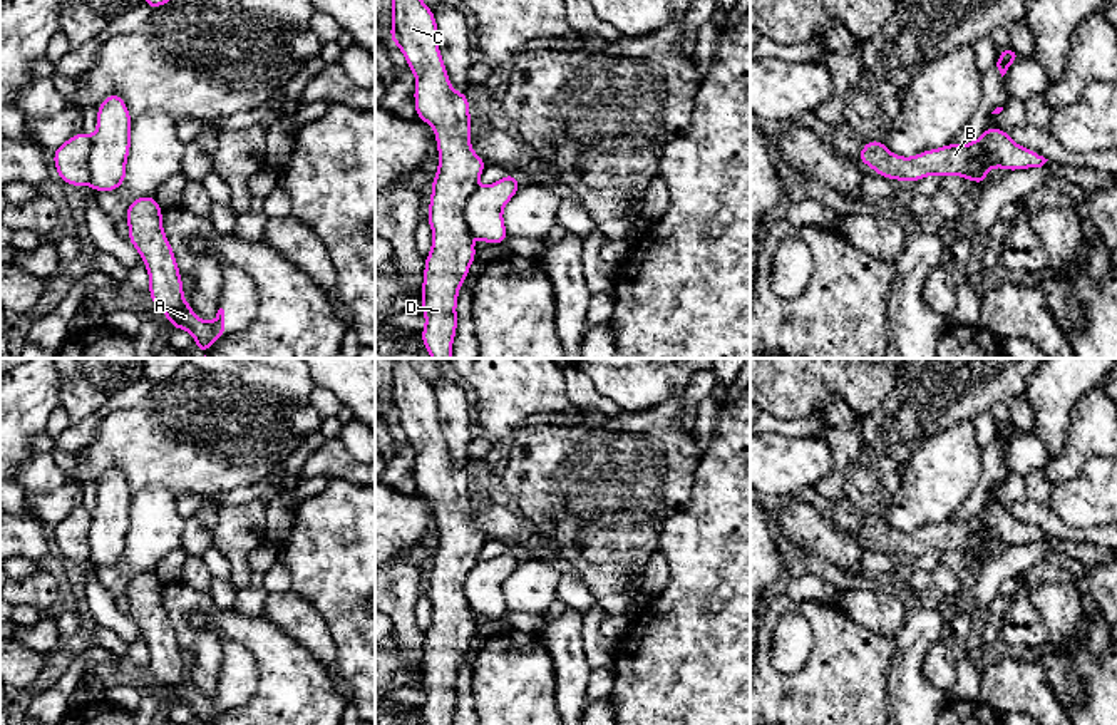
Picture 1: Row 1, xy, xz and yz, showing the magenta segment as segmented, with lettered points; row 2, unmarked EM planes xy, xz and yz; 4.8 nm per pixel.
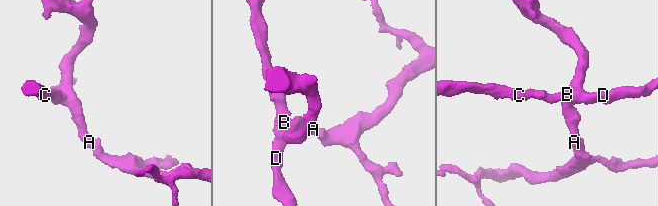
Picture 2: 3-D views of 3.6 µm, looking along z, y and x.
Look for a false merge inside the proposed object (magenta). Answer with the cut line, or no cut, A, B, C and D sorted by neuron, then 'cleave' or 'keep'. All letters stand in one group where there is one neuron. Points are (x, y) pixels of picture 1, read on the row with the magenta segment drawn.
cut xz (479, 186), (464, 205), (464, 221), (471, 235); groups A / B C D; cleave

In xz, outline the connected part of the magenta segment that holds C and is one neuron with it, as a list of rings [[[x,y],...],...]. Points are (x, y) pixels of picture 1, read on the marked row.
[[[392,0],[392,42],[404,52],[409,69],[415,74],[415,114],[432,126],[437,141],[439,169],[430,184],[430,204],[425,219],[432,228],[432,249],[425,256],[422,281],[422,308],[425,327],[422,342],[432,358],[454,358],[452,343],[457,332],[457,295],[476,261],[472,234],[466,223],[464,204],[479,188],[477,179],[486,162],[471,146],[471,112],[466,92],[456,92],[439,52],[439,30],[430,10],[422,0]]]

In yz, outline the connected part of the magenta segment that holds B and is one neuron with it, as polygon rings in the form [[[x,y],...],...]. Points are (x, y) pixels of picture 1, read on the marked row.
[[[1003,129],[985,131],[970,144],[946,144],[911,157],[896,156],[884,142],[872,139],[864,144],[857,157],[886,179],[911,183],[938,174],[966,177],[981,186],[991,167],[1018,171],[1042,167],[1048,161],[1018,146]]]

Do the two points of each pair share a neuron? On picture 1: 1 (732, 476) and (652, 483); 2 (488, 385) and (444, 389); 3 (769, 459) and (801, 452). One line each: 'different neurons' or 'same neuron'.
1: different neurons
2: different neurons
3: same neuron

